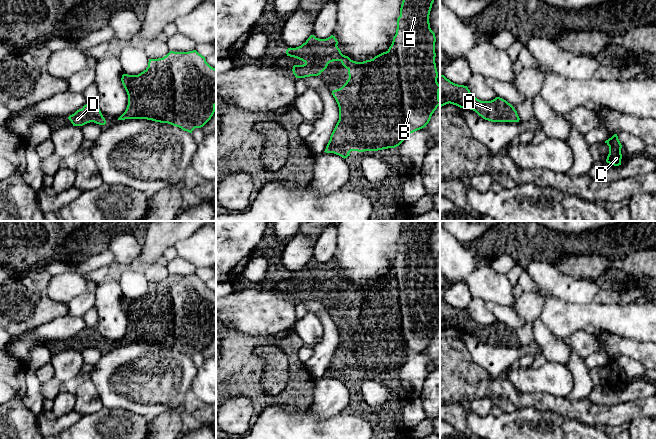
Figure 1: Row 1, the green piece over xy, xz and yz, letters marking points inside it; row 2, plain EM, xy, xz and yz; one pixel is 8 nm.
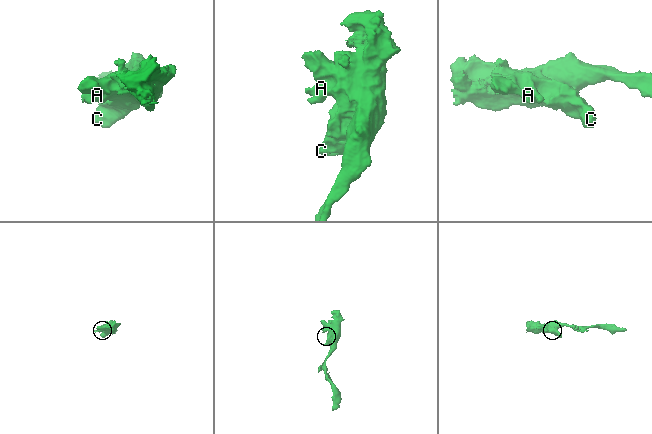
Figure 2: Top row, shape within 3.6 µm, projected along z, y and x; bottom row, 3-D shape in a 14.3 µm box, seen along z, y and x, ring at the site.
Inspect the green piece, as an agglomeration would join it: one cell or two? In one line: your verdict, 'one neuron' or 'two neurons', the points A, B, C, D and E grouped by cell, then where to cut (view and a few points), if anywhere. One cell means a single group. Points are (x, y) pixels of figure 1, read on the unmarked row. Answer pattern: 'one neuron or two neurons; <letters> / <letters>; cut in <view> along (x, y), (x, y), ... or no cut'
two neurons; A B C E / D; cut in xz along (305, 286), (316, 290), (321, 295)

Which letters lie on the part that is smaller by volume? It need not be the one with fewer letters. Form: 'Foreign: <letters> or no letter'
Foreign: D

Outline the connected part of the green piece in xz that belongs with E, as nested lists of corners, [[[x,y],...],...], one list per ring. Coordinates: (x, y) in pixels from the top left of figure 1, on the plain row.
[[[403,221],[400,240],[397,243],[396,258],[391,270],[373,283],[363,286],[351,284],[341,277],[338,265],[331,259],[326,263],[310,261],[301,270],[288,272],[287,280],[297,282],[323,296],[328,288],[340,285],[348,294],[349,302],[339,313],[333,314],[332,319],[339,331],[339,344],[330,360],[324,376],[334,377],[344,383],[351,375],[378,375],[399,370],[411,357],[420,354],[429,347],[432,338],[440,329],[440,309],[437,306],[438,296],[435,287],[435,257],[430,252],[429,239],[436,221]]]

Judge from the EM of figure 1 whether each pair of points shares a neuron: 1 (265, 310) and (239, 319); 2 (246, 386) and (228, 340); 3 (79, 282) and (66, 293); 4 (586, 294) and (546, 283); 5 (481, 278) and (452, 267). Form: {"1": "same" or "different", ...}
{"1": "same", "2": "same", "3": "same", "4": "same", "5": "same"}

